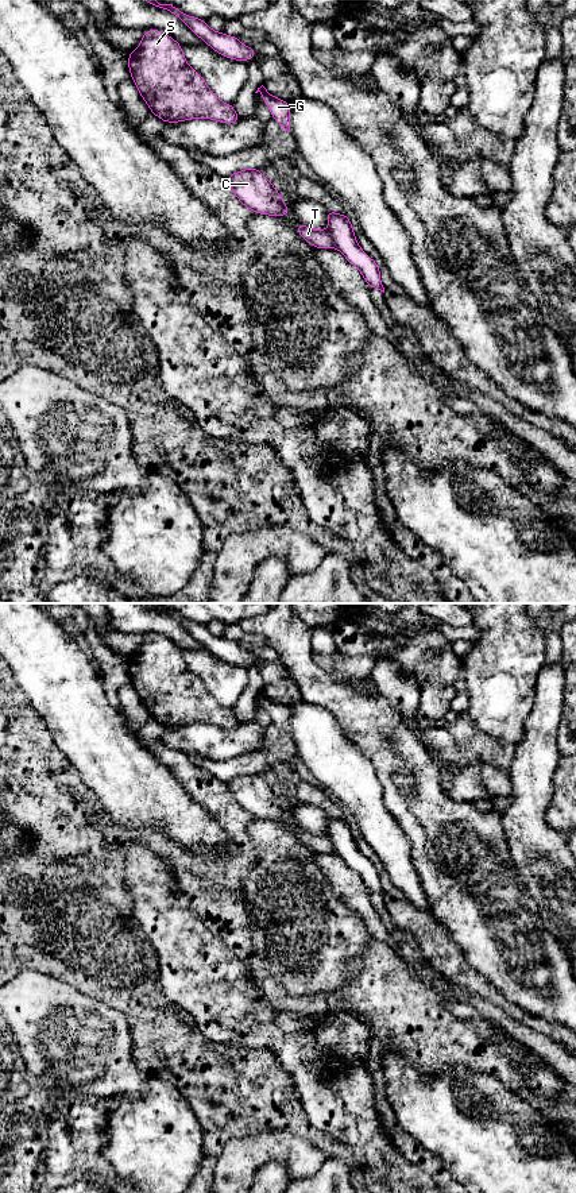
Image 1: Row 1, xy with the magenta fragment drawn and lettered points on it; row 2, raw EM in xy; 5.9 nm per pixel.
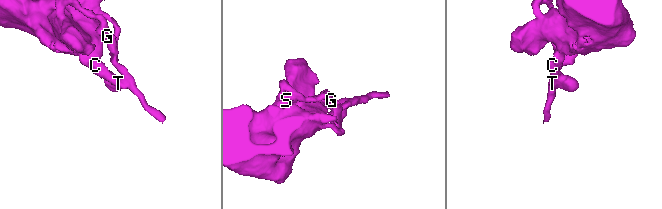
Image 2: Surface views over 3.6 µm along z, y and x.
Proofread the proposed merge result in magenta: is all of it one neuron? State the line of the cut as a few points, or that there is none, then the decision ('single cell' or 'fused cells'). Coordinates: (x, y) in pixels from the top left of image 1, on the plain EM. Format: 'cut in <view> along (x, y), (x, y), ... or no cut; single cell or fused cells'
cut in xy along (328, 836), (333, 850); fused cells

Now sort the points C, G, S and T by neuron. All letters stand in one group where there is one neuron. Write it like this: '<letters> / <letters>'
C S T / G

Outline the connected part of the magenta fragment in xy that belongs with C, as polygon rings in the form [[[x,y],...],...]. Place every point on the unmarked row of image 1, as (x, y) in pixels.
[[[250,772],[225,781],[236,803],[256,819],[289,821],[290,814],[262,775]]]

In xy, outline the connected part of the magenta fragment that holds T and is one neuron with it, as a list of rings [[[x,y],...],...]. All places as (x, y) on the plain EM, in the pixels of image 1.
[[[298,826],[297,837],[301,839],[301,842],[304,845],[306,845],[309,849],[312,849],[313,852],[316,852],[318,854],[333,852],[333,843],[332,843],[332,839],[329,838],[329,835],[314,834],[314,833],[306,831]]]

